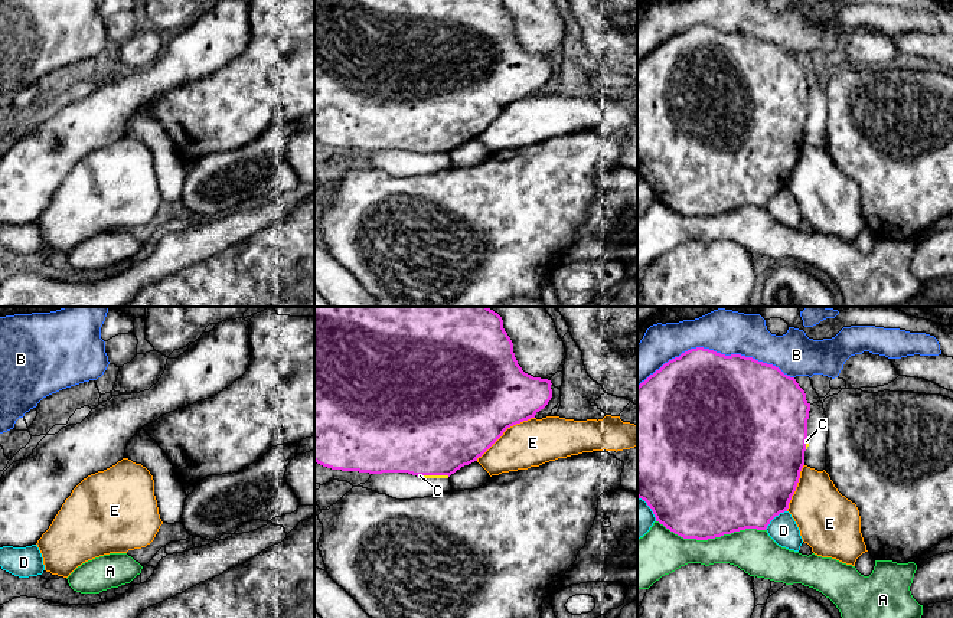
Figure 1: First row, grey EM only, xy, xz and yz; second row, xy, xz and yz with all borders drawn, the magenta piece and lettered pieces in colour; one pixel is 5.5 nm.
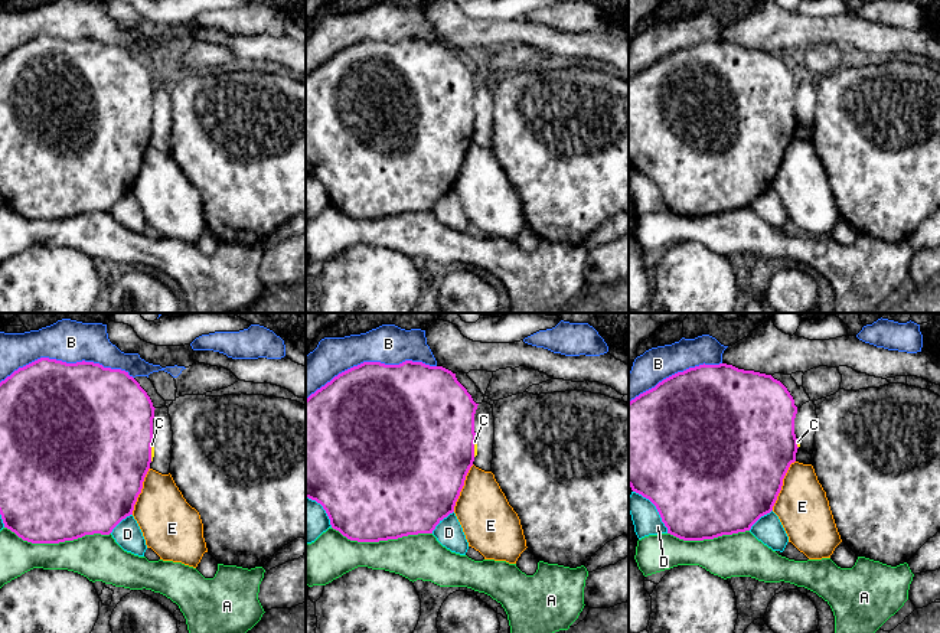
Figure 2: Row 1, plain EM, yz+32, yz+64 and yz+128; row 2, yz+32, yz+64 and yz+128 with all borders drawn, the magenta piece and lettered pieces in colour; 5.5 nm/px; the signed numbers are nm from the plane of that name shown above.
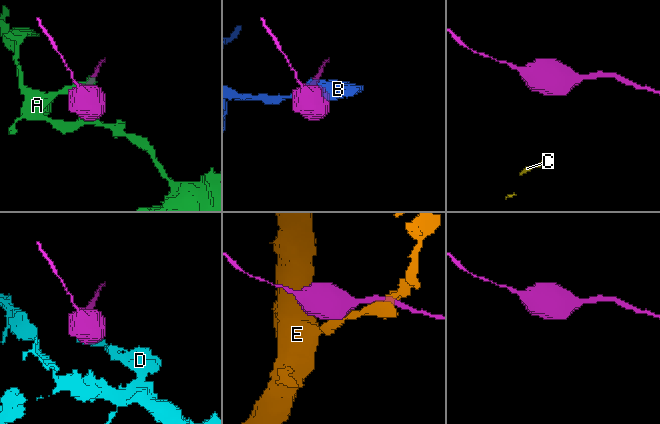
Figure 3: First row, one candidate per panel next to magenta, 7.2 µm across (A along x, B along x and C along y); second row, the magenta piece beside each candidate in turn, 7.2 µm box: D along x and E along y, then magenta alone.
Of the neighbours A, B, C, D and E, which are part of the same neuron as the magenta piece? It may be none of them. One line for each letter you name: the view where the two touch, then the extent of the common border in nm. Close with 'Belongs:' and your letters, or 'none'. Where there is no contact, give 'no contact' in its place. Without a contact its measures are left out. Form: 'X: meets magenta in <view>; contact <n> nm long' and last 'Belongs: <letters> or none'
Belongs: none

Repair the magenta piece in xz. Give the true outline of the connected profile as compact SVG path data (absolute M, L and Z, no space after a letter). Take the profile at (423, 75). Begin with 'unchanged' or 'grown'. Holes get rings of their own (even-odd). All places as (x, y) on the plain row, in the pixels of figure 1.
unchanged; M314 0L314 138L323 144L369 151L451 153L477 138L503 109L535 95L552 75L551 58L522 48L503 0Z

